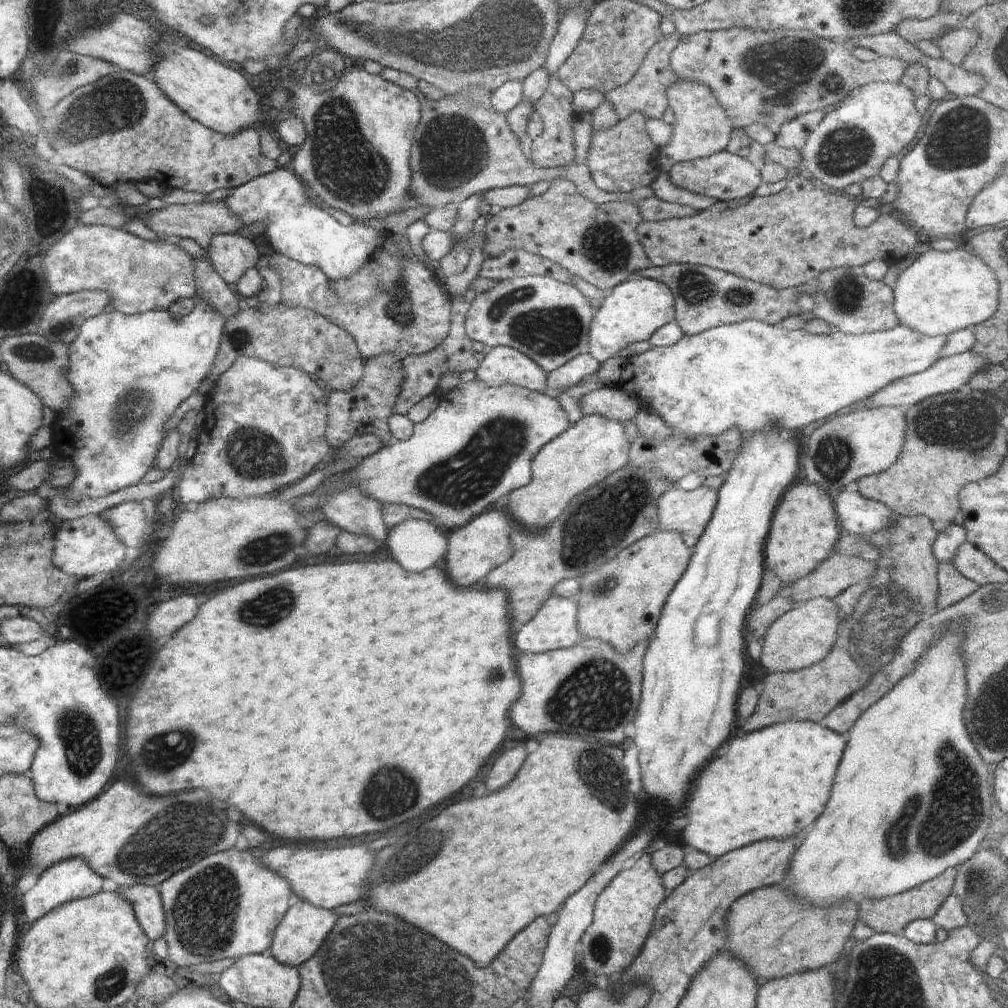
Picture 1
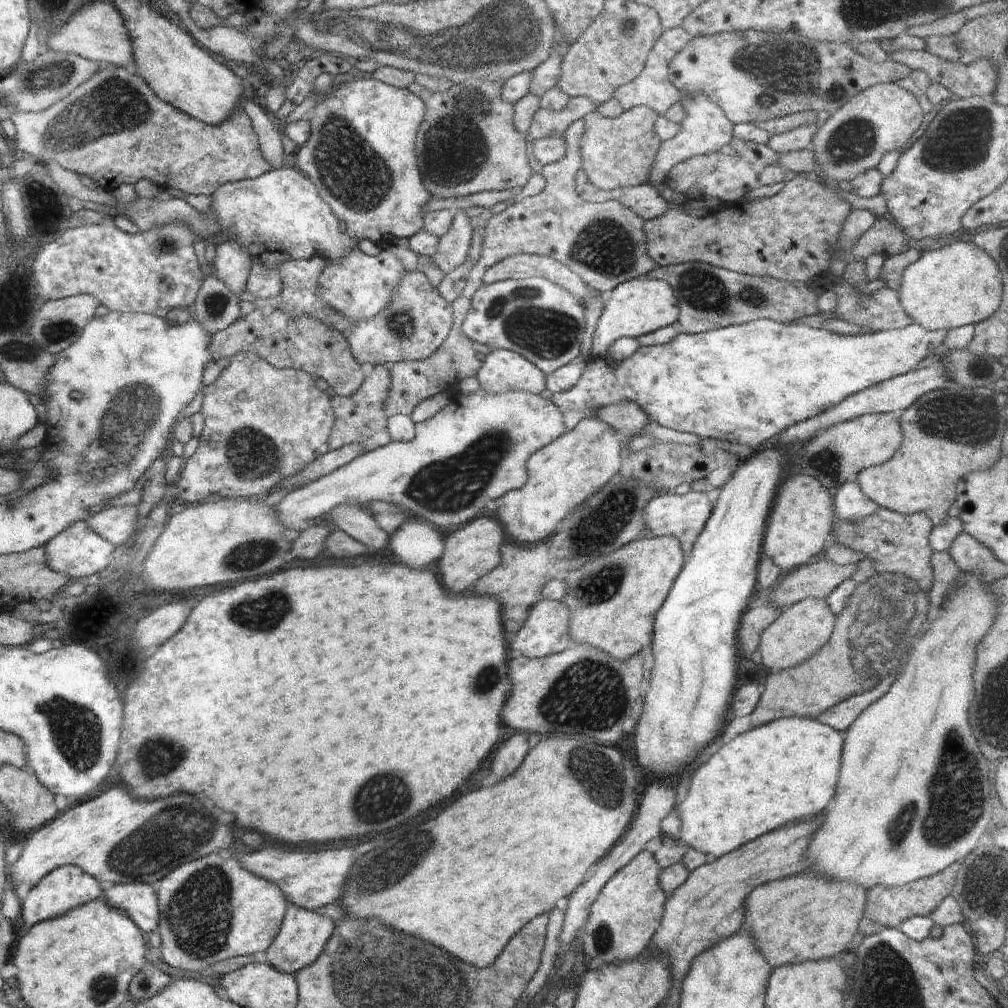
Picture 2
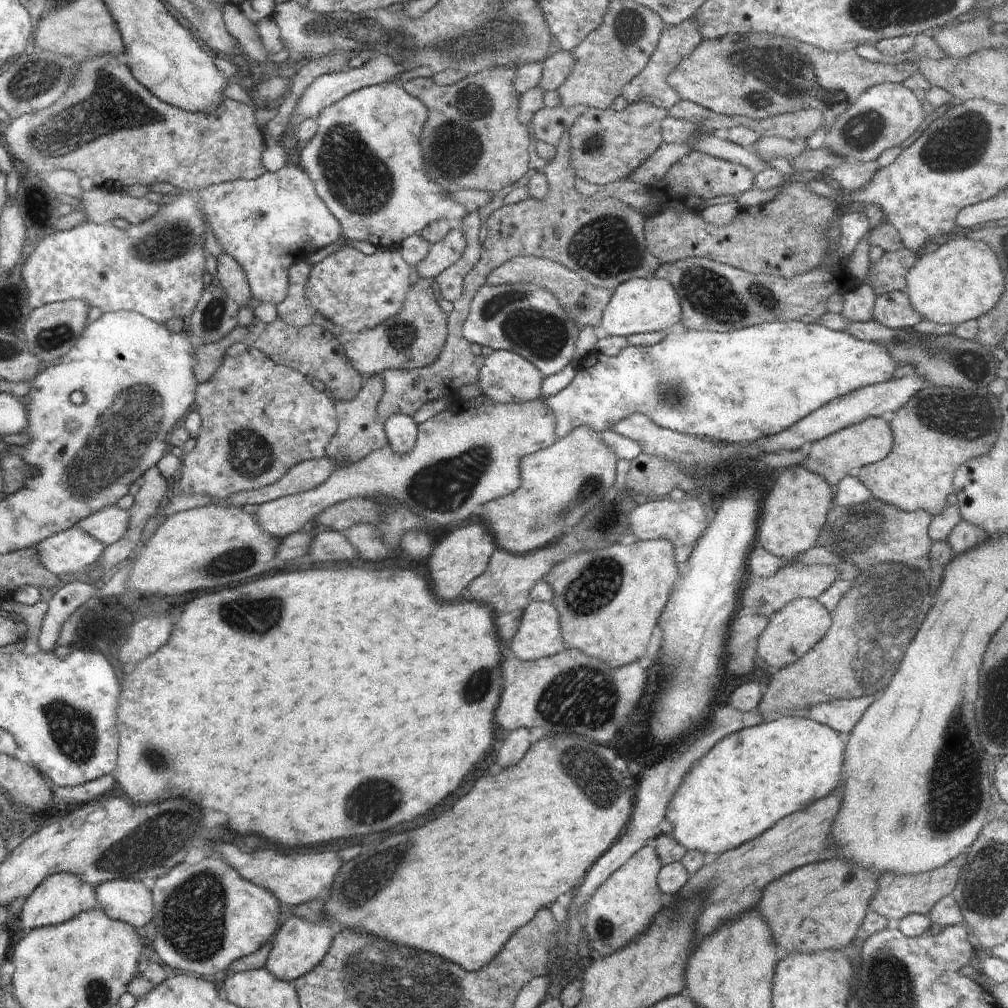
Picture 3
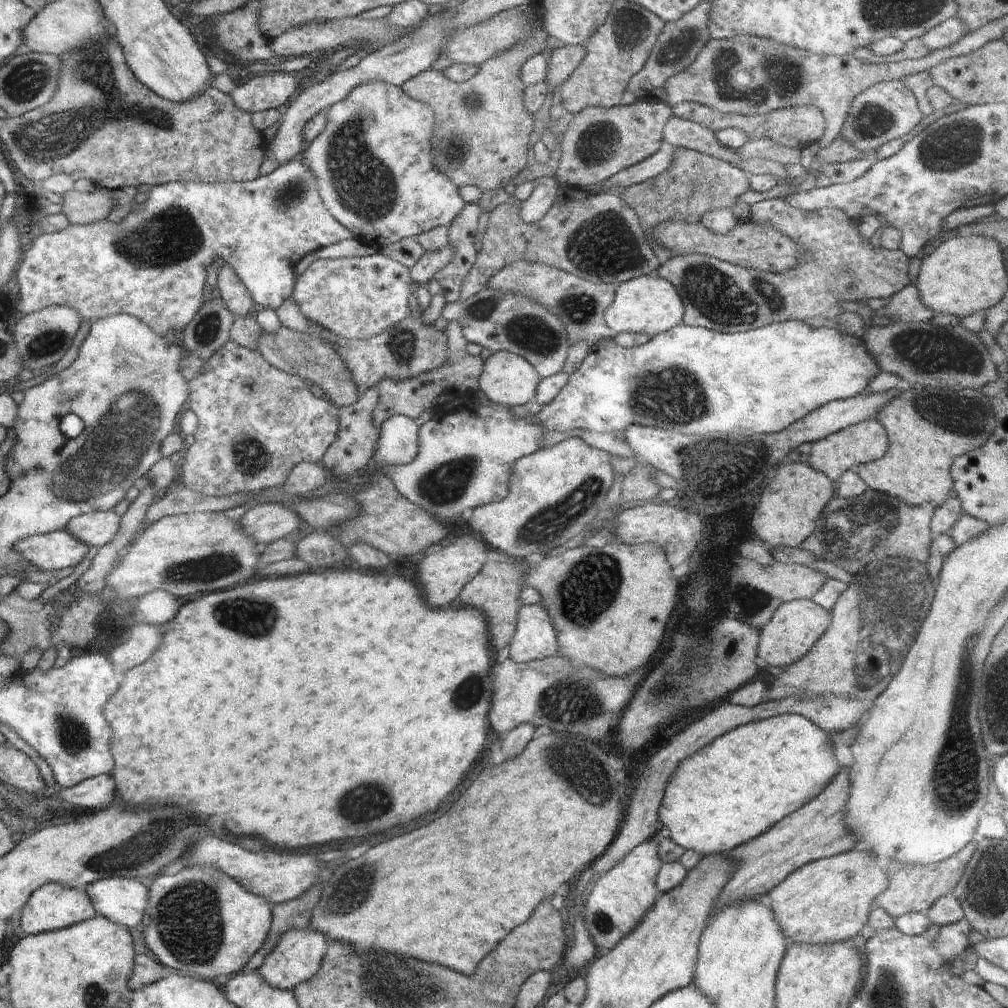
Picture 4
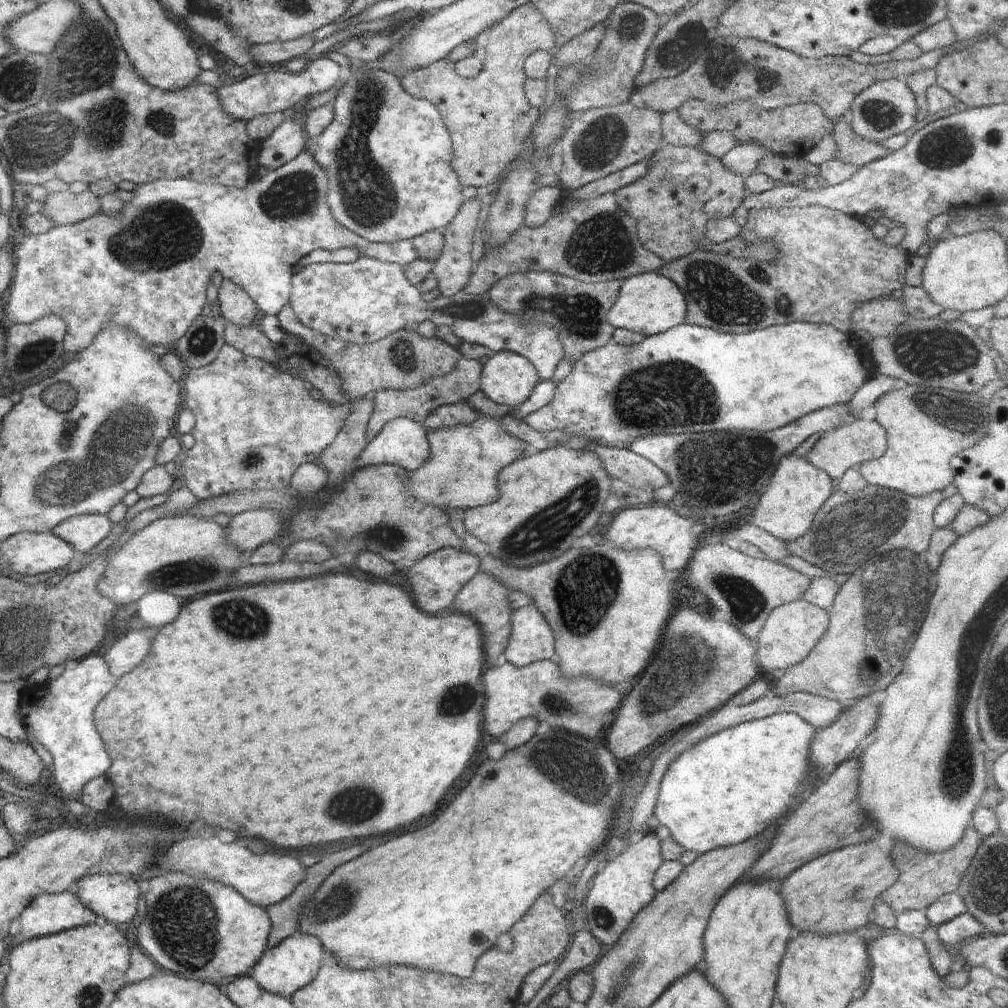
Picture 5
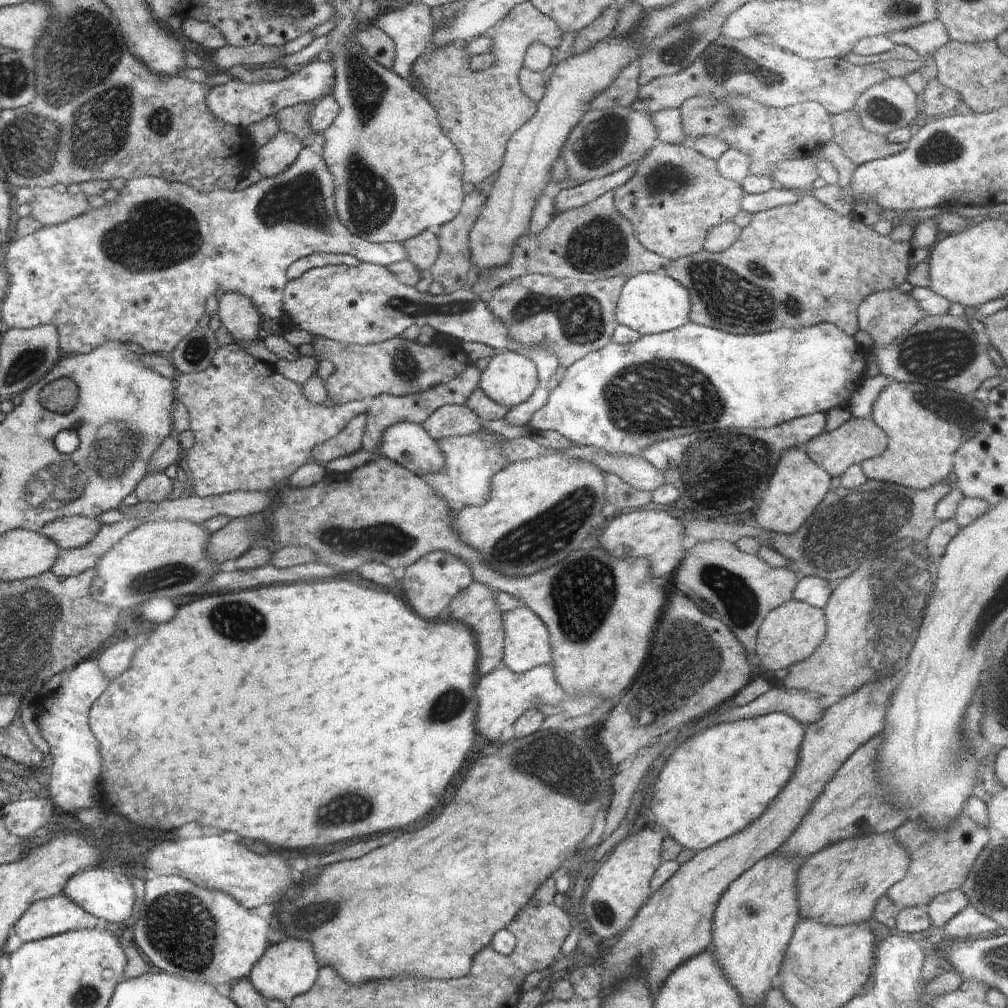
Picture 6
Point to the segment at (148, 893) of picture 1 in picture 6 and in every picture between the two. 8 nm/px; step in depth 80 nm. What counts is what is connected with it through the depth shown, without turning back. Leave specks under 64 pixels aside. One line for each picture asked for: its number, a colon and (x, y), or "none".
2: (138, 901)
3: (128, 901)
4: (121, 900)
5: (114, 897)
6: (105, 892)

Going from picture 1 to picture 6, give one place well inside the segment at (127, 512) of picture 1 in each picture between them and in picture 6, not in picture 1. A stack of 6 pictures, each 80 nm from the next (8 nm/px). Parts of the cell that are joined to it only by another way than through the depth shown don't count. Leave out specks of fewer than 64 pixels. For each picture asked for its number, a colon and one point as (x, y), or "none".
2: (116, 524)
3: (107, 526)
4: (95, 529)
5: (82, 532)
6: (72, 532)

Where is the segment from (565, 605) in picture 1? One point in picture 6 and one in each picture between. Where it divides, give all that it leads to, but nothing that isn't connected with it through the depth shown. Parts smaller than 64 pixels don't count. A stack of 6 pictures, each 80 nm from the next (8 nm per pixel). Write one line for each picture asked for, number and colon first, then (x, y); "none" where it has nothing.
2: (545, 631)
3: (539, 635)
4: (534, 638)
5: (530, 640)
6: (527, 645)

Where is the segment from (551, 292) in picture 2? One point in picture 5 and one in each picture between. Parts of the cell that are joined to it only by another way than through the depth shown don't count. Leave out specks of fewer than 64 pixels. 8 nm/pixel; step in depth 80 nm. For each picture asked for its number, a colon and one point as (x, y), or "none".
3: (524, 318)
4: (499, 321)
5: (362, 302)

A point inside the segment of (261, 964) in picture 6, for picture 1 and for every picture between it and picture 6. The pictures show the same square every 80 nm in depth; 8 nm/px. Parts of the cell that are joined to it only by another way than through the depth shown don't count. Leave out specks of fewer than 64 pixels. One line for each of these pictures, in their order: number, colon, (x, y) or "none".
1: (303, 931)
2: (304, 935)
3: (300, 946)
4: (298, 955)
5: (294, 963)

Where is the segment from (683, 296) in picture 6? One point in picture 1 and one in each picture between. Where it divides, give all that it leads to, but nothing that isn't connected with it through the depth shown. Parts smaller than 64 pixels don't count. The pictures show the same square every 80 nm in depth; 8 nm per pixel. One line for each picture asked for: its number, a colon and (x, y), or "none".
1: (632, 311)
2: (642, 305)
3: (639, 305)
4: (650, 304)
5: (649, 303)

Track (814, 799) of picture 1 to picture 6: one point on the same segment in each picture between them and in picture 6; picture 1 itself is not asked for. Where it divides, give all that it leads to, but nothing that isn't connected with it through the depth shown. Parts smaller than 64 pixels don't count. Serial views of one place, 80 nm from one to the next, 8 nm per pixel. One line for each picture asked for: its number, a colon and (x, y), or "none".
2: (786, 770)
3: (751, 779)
4: (727, 793)
5: (762, 767)
6: (715, 783)

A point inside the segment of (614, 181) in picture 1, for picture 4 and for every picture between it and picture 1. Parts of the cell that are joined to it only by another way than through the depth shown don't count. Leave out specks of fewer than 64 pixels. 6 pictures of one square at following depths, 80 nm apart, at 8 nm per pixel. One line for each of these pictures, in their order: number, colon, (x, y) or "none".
2: (617, 152)
3: (606, 145)
4: (598, 142)

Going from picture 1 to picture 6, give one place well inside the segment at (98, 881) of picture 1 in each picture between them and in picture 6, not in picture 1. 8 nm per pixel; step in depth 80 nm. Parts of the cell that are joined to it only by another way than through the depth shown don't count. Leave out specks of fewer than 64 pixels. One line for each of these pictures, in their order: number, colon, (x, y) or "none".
2: (64, 889)
3: (61, 897)
4: (53, 907)
5: (48, 914)
6: (56, 915)

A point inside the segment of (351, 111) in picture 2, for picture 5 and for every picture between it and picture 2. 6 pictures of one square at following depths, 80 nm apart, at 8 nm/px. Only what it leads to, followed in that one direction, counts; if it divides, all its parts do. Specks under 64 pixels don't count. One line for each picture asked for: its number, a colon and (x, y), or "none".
3: (366, 161)
4: (374, 160)
5: (388, 154)

